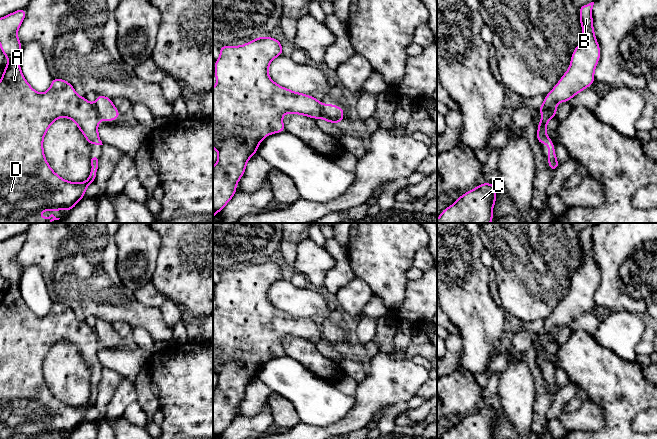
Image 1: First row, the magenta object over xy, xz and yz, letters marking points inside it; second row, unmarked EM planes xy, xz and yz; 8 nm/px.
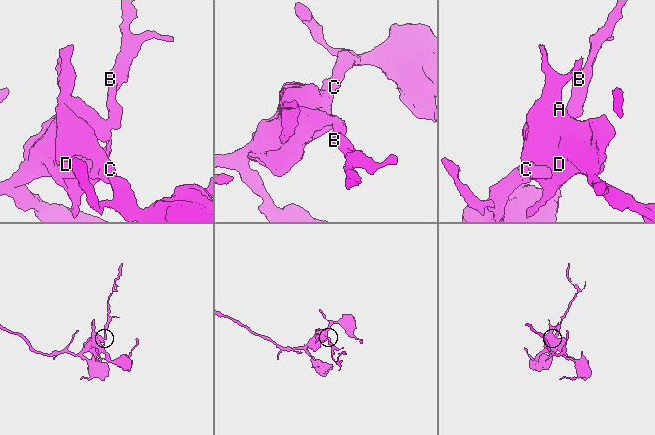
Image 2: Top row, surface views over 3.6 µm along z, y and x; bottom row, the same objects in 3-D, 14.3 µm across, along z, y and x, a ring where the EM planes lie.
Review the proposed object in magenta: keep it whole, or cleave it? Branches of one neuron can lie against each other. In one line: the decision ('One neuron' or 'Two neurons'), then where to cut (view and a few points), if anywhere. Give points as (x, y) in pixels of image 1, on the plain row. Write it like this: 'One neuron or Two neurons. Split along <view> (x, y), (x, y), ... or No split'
Two neurons. Split along xy (93, 328), (100, 343)

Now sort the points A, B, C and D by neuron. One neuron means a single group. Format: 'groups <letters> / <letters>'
groups A C D / B

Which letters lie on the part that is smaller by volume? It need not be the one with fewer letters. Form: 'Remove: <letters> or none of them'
Remove: B

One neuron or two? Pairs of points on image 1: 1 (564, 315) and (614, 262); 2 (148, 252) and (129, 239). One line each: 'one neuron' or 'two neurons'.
1: two neurons
2: one neuron

